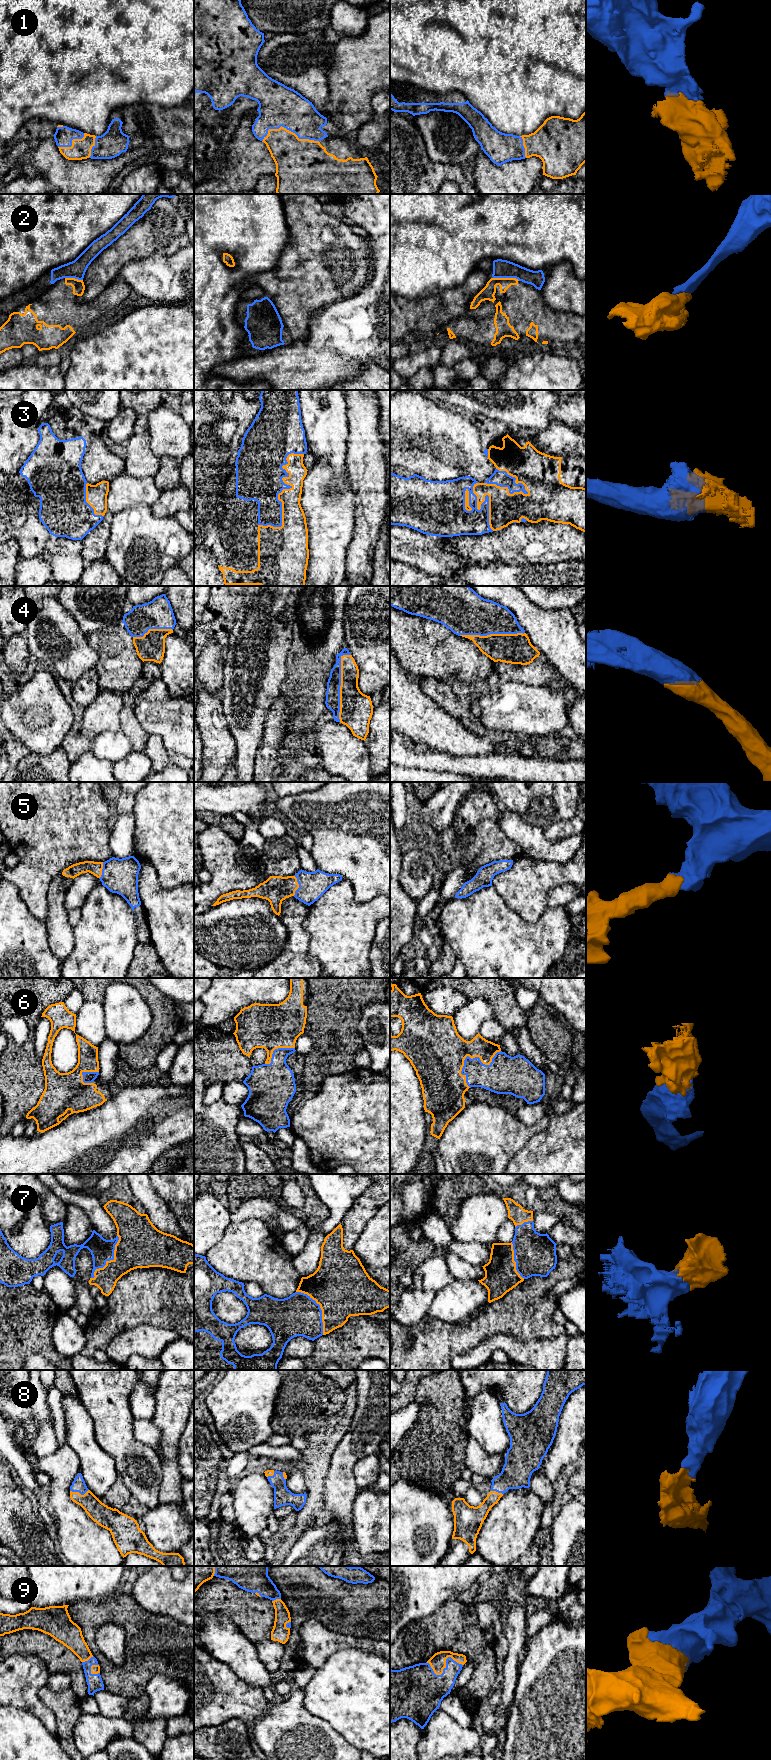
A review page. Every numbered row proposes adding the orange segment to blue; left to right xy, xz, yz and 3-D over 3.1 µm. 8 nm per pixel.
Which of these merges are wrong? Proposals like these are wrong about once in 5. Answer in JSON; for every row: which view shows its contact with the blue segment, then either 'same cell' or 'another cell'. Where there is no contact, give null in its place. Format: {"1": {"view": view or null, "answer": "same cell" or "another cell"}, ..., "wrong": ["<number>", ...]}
{"1": {"view": "xz", "answer": "same cell"}, "2": {"view": "yz", "answer": "another cell"}, "3": {"view": "xz", "answer": "same cell"}, "4": {"view": "xz", "answer": "same cell"}, "5": {"view": "xz", "answer": "same cell"}, "6": {"view": "yz", "answer": "same cell"}, "7": {"view": "xy", "answer": "same cell"}, "8": {"view": "xy", "answer": "same cell"}, "9": {"view": "yz", "answer": "same cell"}, "wrong": ["2"]}

